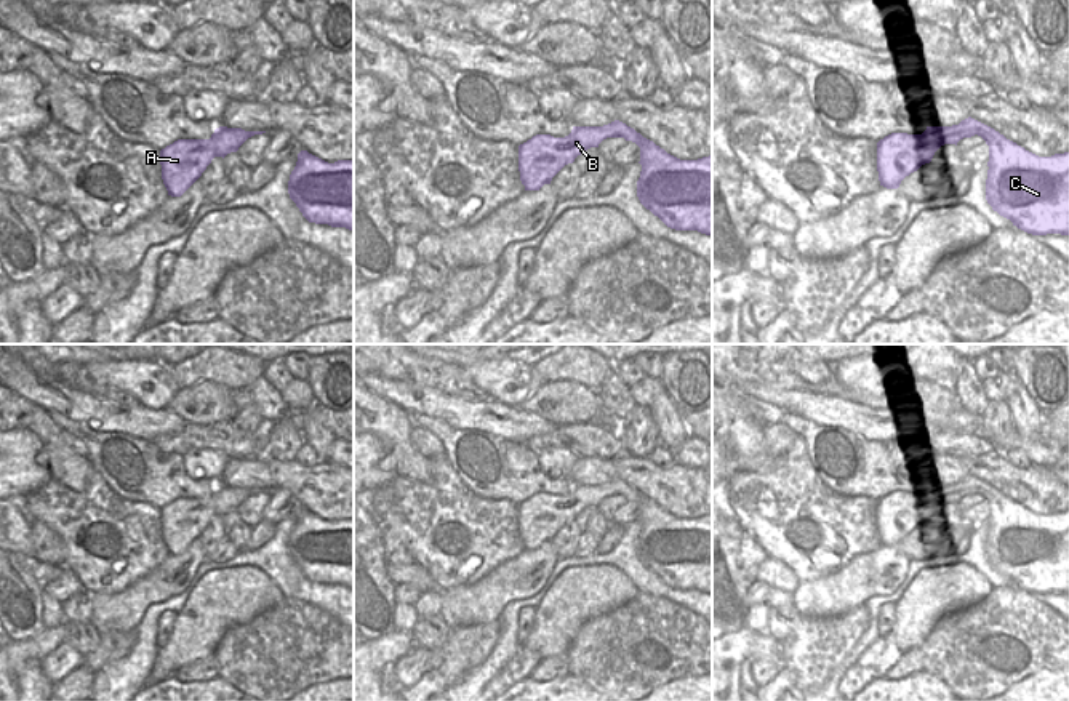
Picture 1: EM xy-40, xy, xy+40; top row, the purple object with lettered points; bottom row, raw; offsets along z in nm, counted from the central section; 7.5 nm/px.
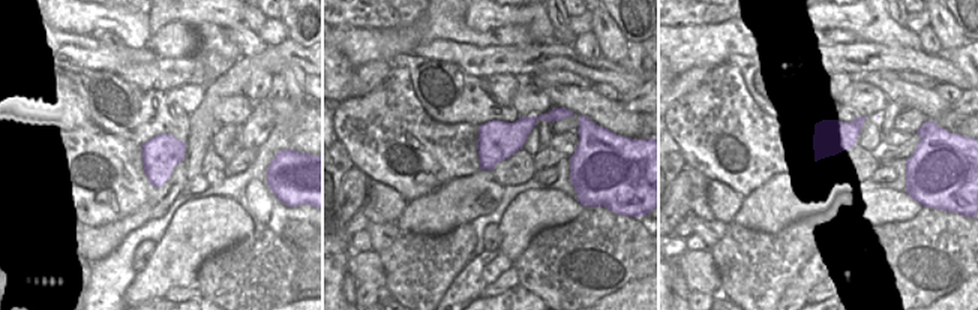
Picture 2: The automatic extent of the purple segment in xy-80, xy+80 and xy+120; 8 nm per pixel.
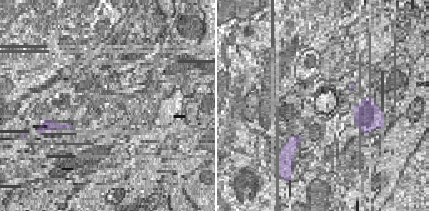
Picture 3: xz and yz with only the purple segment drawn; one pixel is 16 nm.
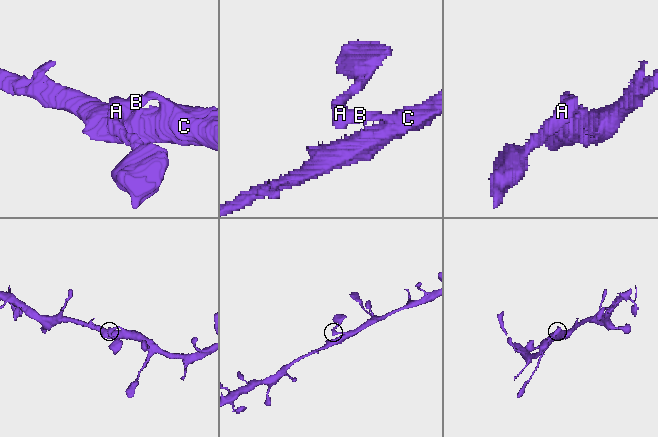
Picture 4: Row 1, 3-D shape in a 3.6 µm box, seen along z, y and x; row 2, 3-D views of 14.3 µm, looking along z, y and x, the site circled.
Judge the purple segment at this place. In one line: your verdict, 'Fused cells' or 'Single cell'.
Single cell

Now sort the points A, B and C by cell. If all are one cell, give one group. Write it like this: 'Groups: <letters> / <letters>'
Groups: A B C

